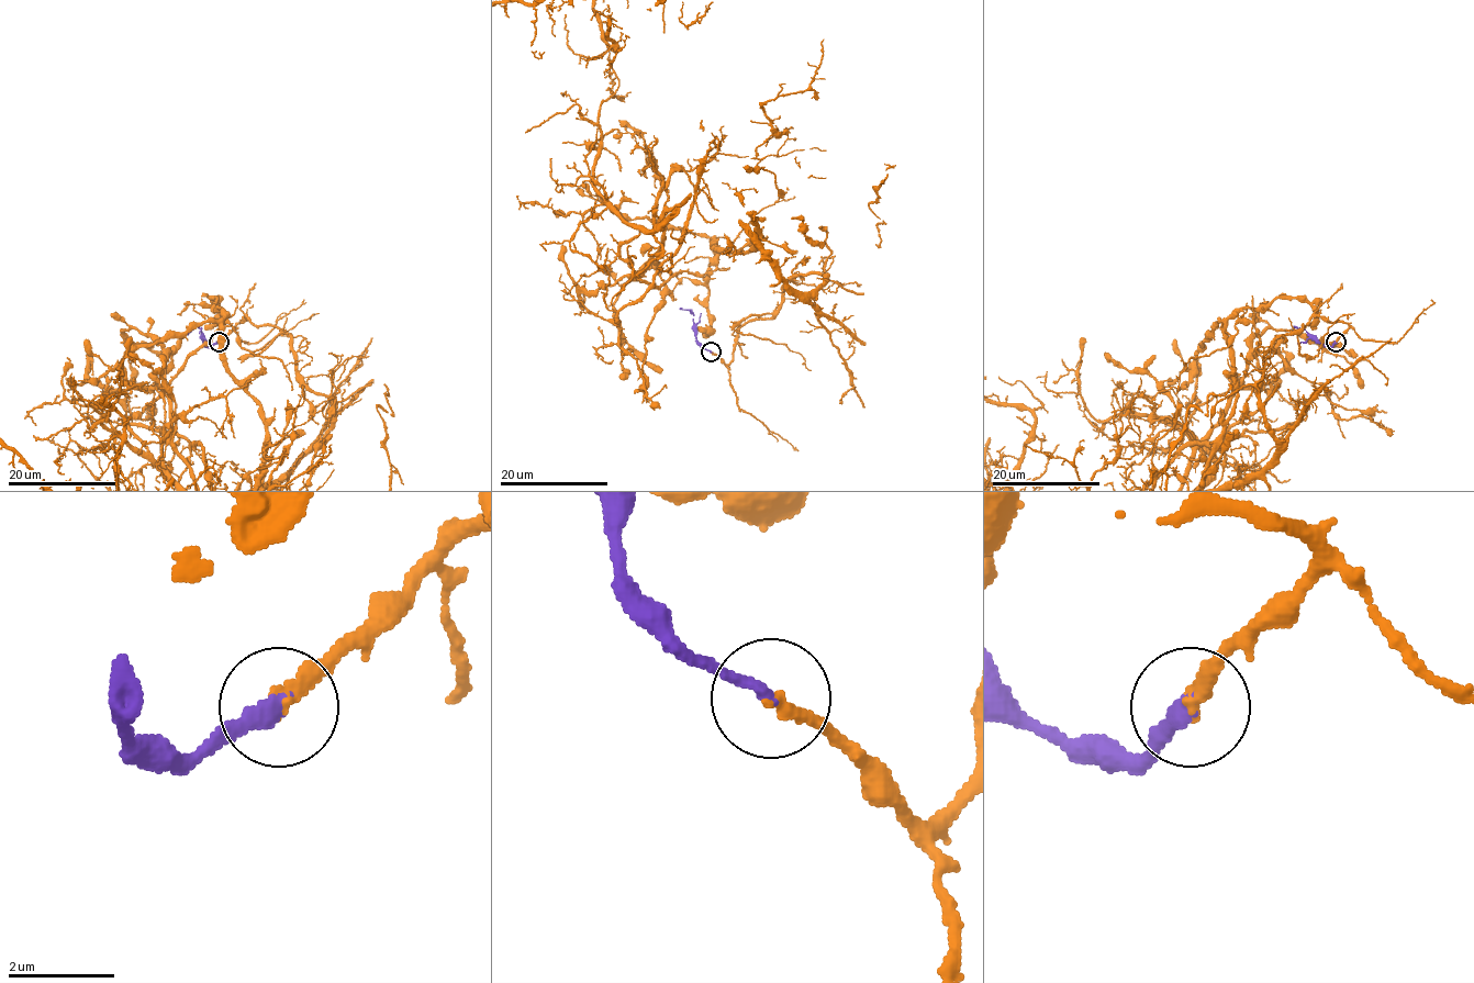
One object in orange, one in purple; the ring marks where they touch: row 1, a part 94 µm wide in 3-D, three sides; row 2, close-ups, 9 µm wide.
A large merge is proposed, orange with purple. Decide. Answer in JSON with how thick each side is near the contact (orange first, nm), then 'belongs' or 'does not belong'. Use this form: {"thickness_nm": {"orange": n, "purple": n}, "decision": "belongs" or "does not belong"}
{"thickness_nm": {"orange": 240, "purple": 280}, "decision": "belongs"}

